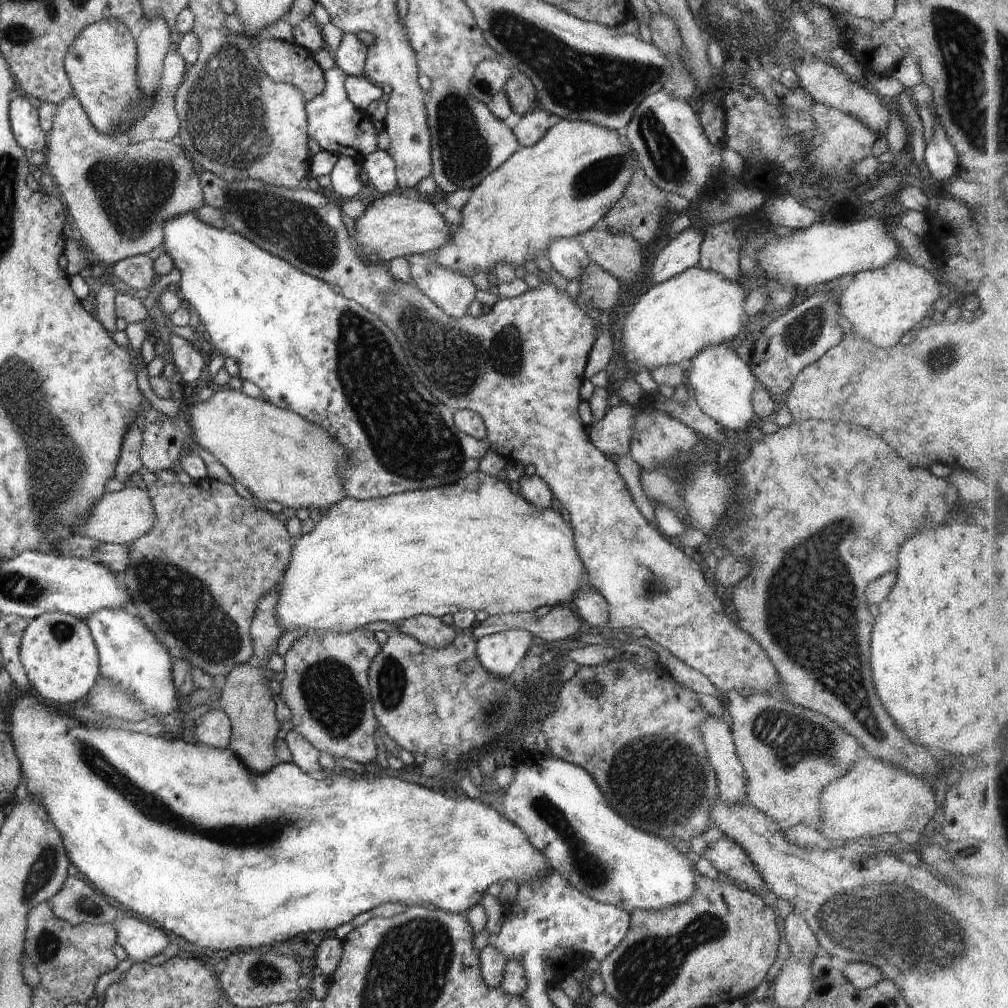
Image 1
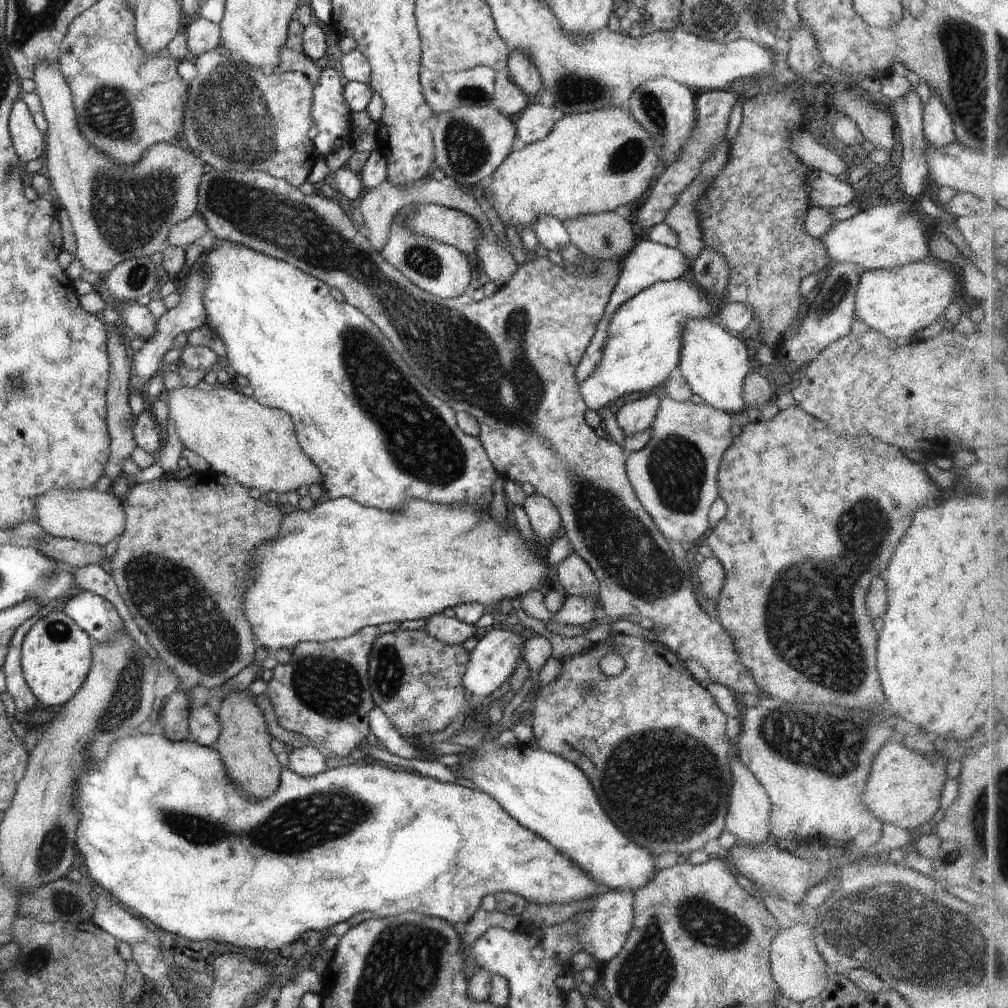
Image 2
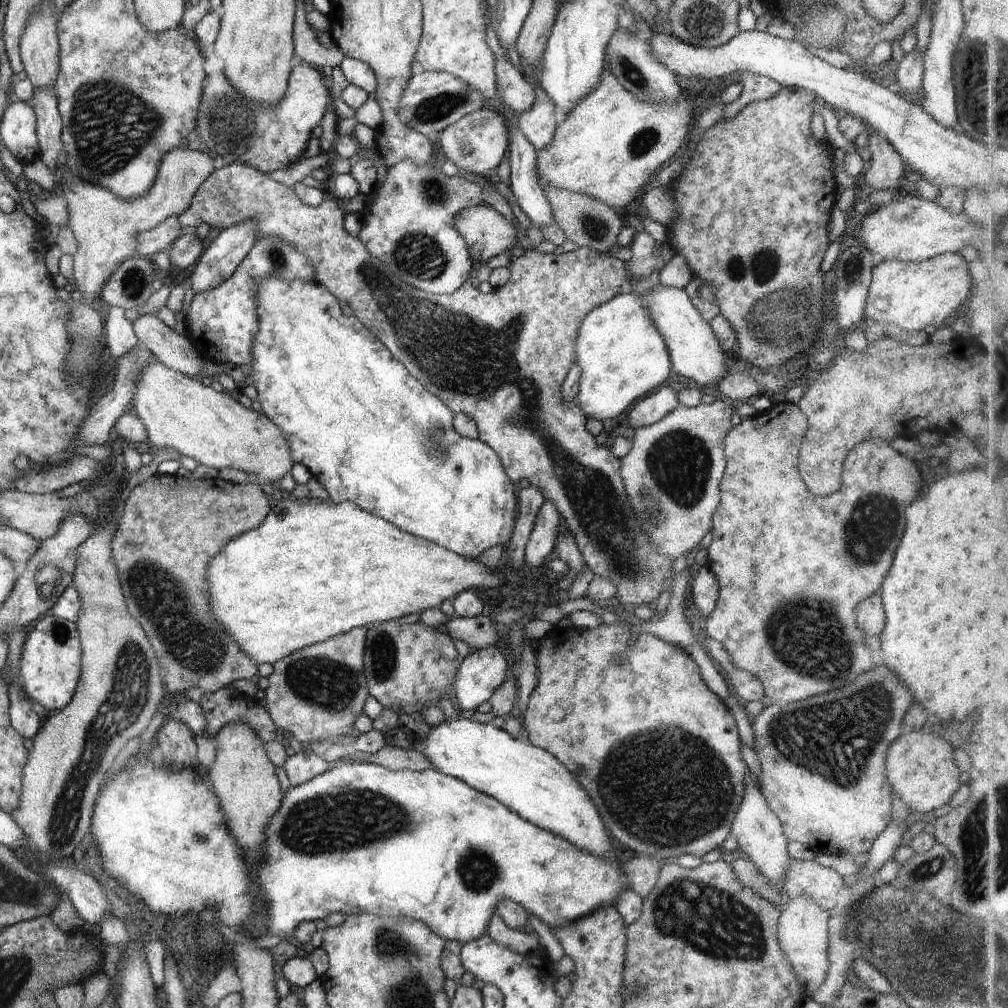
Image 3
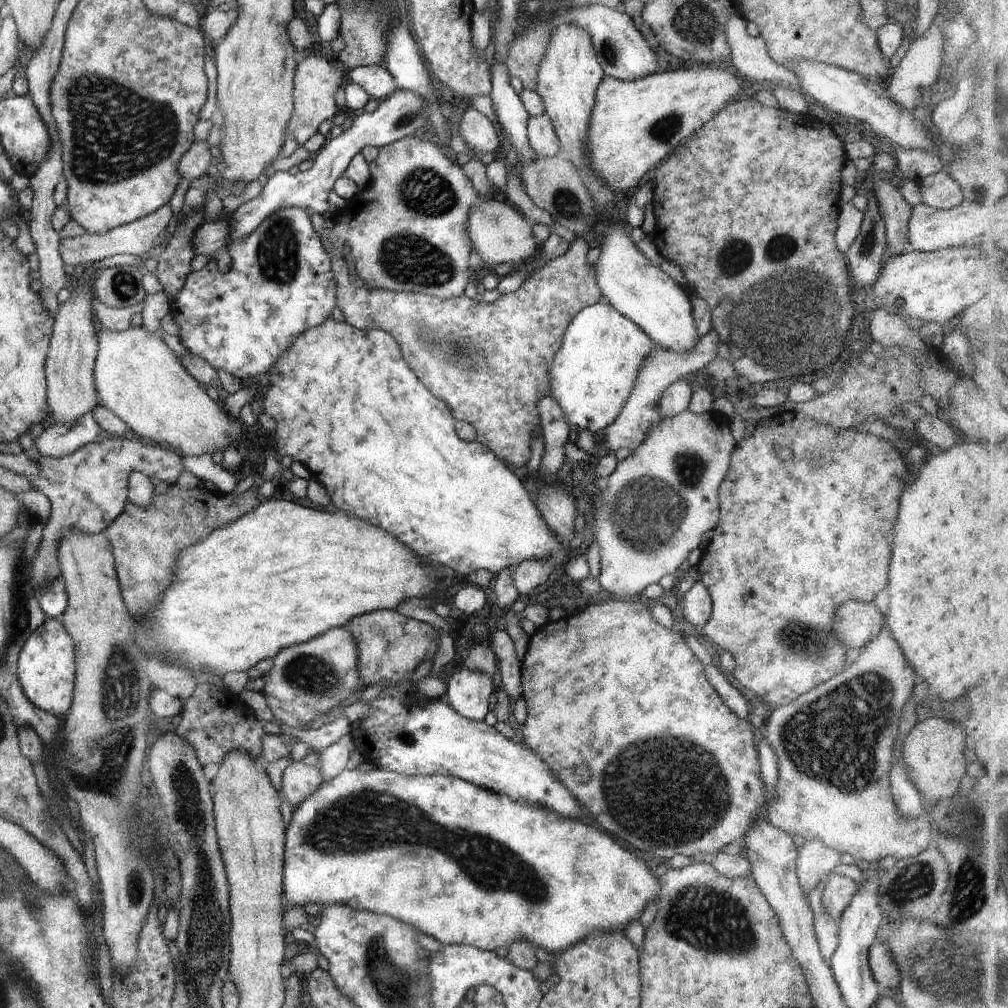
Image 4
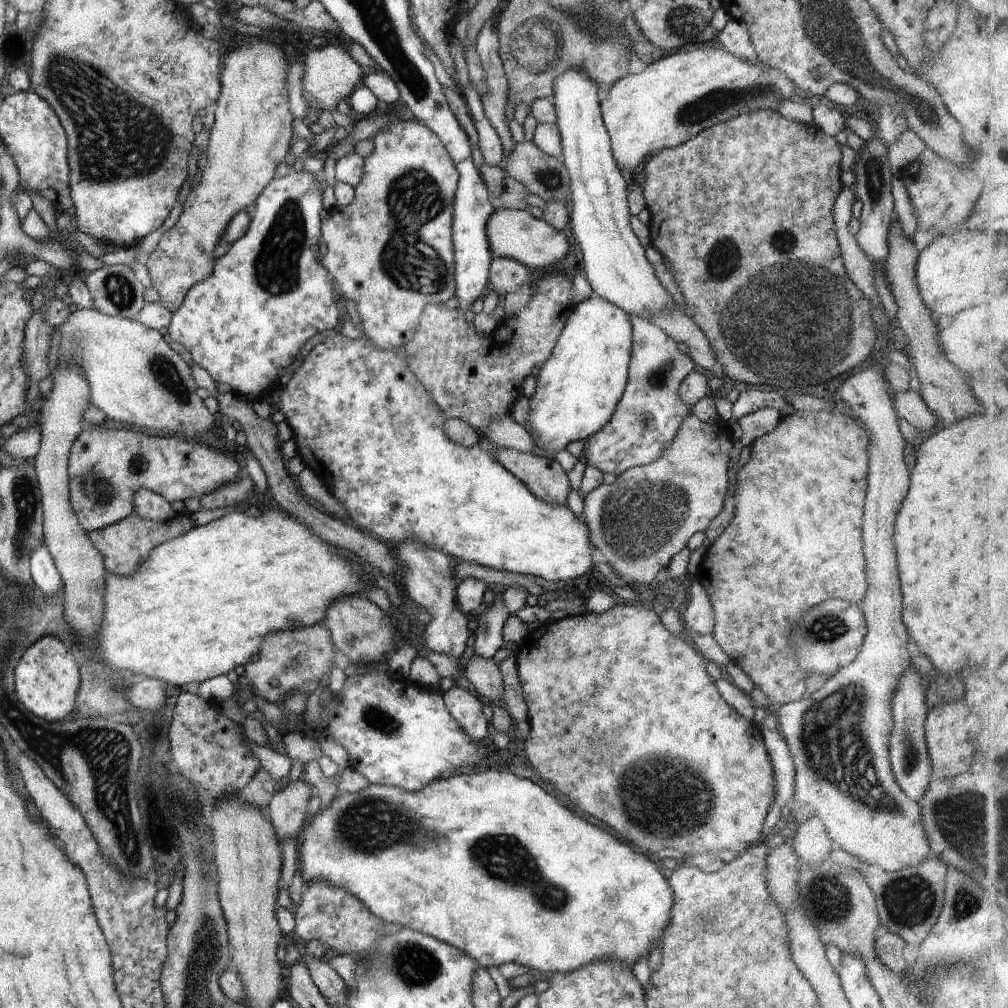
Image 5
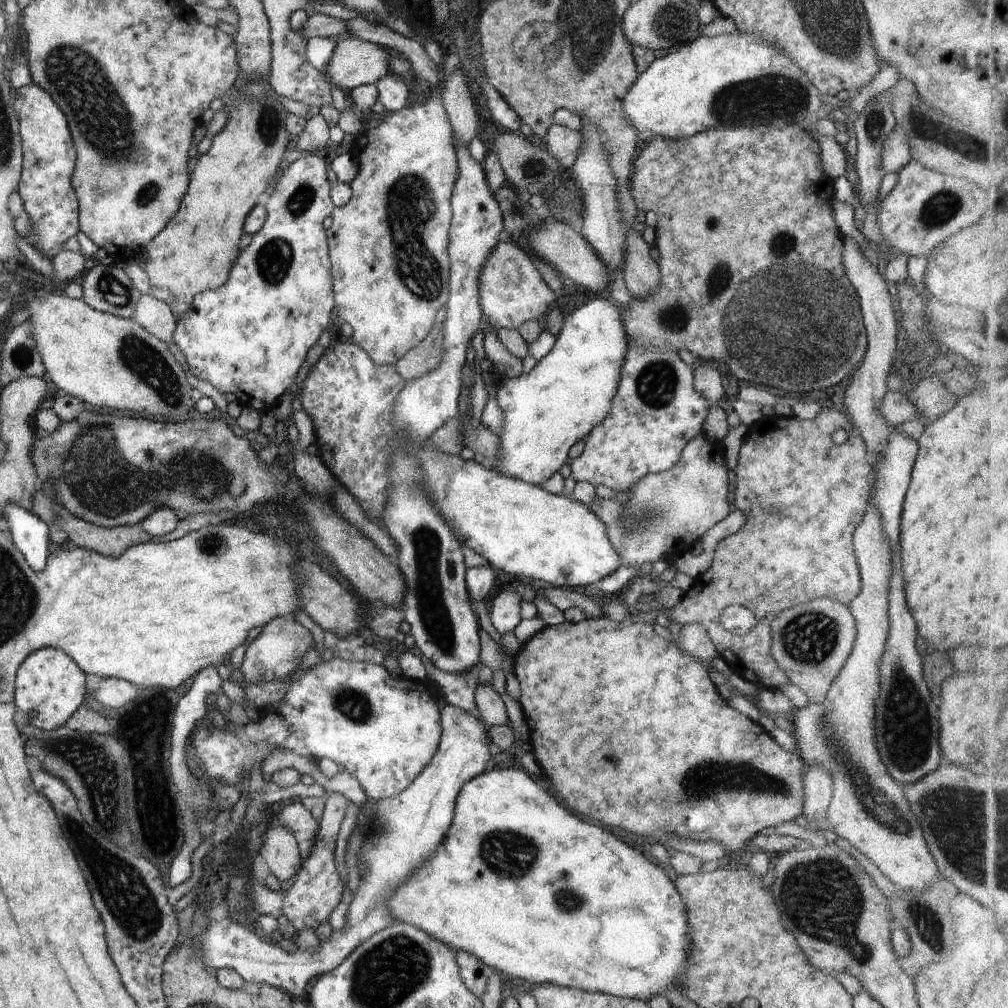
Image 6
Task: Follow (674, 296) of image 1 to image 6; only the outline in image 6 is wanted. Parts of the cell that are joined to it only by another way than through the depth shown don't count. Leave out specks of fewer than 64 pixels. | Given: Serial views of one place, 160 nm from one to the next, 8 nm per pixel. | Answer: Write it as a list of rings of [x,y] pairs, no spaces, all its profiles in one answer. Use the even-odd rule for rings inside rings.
[[[604,295],[590,297],[570,312],[554,346],[529,374],[500,380],[495,397],[505,416],[499,437],[501,452],[485,465],[501,475],[538,486],[558,472],[570,448],[584,440],[609,413],[629,345],[622,312]]]

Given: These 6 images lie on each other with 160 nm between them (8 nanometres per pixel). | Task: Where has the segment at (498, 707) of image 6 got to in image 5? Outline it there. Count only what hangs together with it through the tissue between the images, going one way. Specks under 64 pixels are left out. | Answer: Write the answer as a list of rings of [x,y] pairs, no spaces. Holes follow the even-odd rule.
[[[473,655],[463,672],[463,680],[479,696],[485,696],[491,705],[502,705],[504,692],[503,676],[499,665],[493,659]]]

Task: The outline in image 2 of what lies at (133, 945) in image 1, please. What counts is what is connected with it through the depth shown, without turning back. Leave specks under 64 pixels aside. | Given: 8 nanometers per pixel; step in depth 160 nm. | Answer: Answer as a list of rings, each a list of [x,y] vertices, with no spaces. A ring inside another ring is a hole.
[[[94,894],[95,911],[90,923],[109,932],[117,940],[122,940],[130,946],[146,942],[150,930],[140,919],[134,918],[124,908],[112,904],[104,894]]]

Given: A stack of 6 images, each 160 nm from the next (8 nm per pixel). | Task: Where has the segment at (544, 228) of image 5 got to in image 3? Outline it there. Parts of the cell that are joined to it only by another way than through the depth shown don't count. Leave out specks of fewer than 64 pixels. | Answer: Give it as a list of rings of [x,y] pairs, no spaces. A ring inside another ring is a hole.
[[[488,205],[462,209],[455,216],[453,227],[466,241],[471,258],[480,262],[508,252],[518,243],[516,226]]]

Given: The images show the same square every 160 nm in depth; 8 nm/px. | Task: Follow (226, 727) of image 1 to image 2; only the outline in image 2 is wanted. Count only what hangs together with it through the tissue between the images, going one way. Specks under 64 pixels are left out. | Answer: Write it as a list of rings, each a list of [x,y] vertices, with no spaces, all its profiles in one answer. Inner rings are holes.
[[[209,706],[190,709],[188,720],[188,728],[192,736],[190,740],[207,747],[218,740],[221,724]]]

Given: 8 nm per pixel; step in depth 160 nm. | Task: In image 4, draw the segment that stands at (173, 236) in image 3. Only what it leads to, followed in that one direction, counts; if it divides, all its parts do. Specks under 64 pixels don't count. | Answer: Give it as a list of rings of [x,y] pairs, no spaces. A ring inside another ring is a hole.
[[[169,203],[161,206],[158,210],[152,211],[147,217],[135,220],[134,222],[111,228],[105,233],[85,233],[77,237],[61,239],[60,254],[65,265],[78,266],[94,263],[115,254],[132,254],[132,256],[143,257],[161,247],[162,230],[172,220],[172,209]]]

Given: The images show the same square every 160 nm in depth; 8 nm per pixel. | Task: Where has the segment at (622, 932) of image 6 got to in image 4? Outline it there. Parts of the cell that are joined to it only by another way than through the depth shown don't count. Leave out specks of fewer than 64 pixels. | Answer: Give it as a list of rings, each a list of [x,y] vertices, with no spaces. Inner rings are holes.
[[[375,767],[369,772],[362,772],[357,769],[344,769],[339,775],[331,778],[331,780],[323,780],[313,793],[306,796],[303,803],[300,803],[294,810],[292,810],[291,820],[285,826],[283,861],[282,890],[283,894],[287,898],[286,903],[283,904],[284,911],[288,906],[301,906],[304,909],[304,906],[309,902],[320,903],[323,904],[324,907],[335,904],[346,905],[356,909],[357,911],[370,911],[379,915],[388,915],[392,918],[396,918],[396,920],[402,921],[404,924],[413,926],[417,932],[432,936],[432,938],[435,938],[438,942],[442,942],[444,945],[472,945],[480,950],[494,952],[497,948],[500,948],[500,946],[511,945],[514,941],[524,939],[531,945],[536,944],[536,946],[541,946],[552,956],[554,953],[566,950],[568,946],[574,945],[575,942],[582,941],[583,938],[587,937],[590,933],[595,933],[595,930],[609,931],[618,929],[620,932],[623,932],[623,928],[628,924],[628,922],[637,919],[640,916],[640,913],[647,902],[656,902],[660,890],[659,882],[656,882],[656,878],[652,876],[652,870],[644,866],[644,862],[642,862],[642,860],[638,860],[634,854],[626,852],[626,850],[624,850],[618,842],[614,842],[608,834],[604,834],[604,832],[596,830],[595,827],[584,824],[581,820],[561,817],[555,812],[552,812],[550,809],[512,800],[509,796],[501,795],[485,789],[484,787],[476,786],[475,784],[466,782],[461,778],[441,774],[408,776],[396,771],[389,771],[378,767]]]

